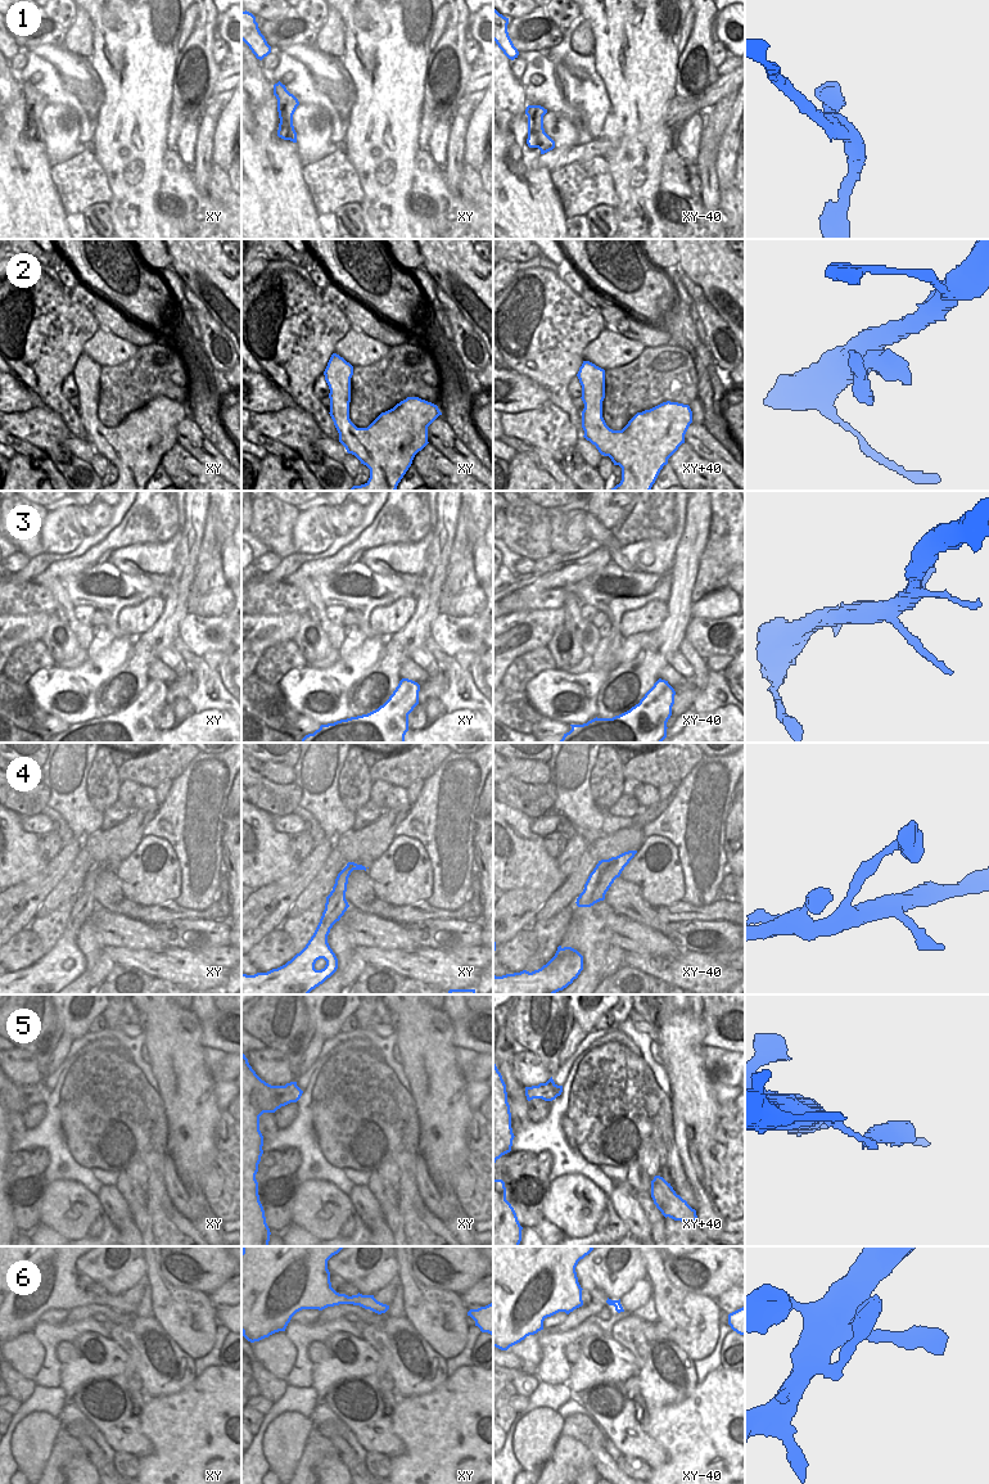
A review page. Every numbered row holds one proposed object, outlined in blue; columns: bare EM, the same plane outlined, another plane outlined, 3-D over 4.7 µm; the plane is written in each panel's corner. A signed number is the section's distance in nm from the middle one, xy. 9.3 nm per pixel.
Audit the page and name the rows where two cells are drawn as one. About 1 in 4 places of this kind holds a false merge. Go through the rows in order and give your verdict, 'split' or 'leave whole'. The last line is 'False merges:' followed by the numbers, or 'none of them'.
1: leave whole
2: leave whole
3: leave whole
4: leave whole
5: split
6: leave whole
False merges: 5

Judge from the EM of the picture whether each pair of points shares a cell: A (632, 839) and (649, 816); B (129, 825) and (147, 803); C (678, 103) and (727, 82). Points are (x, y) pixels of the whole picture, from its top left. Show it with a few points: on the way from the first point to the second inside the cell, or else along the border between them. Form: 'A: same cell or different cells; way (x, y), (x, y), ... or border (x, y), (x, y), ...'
A: same cell; way (635, 833), (642, 821)
B: different cells; border (132, 808), (153, 810), (156, 812)
C: same cell; way (690, 104), (704, 103), (716, 91)

